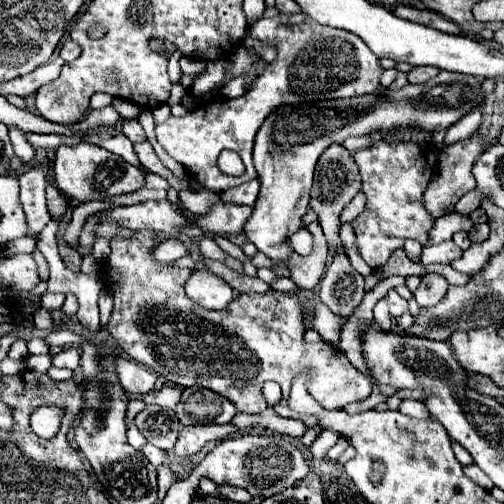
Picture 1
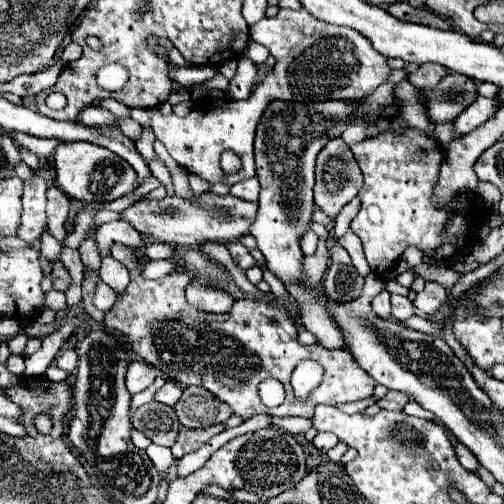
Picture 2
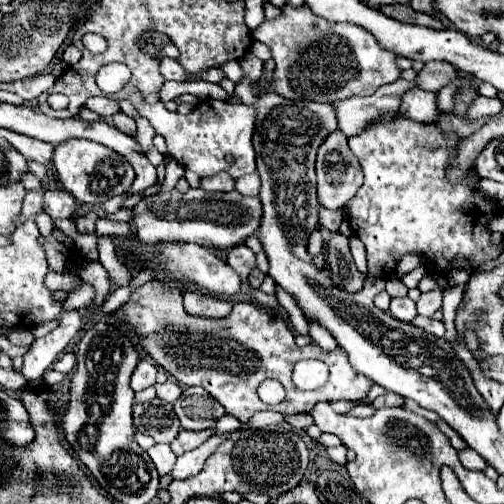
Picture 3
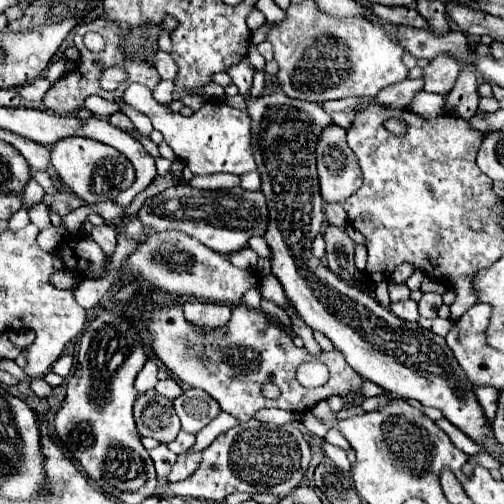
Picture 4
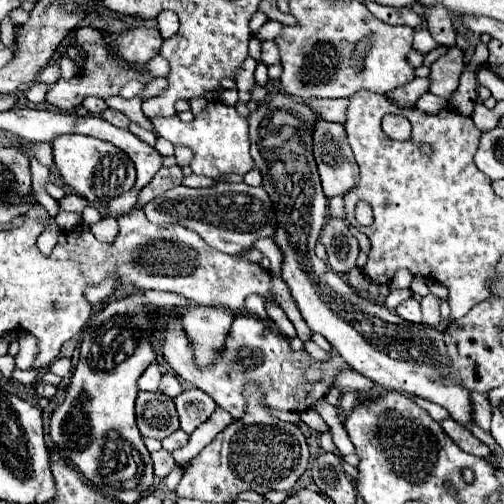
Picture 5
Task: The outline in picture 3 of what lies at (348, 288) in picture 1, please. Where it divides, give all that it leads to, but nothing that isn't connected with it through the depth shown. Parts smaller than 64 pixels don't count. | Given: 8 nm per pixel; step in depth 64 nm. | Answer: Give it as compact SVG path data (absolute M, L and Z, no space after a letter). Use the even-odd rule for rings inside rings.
M332 232L328 240L328 264L330 264L330 278L332 284L344 288L346 292L358 292L364 284L364 274L358 272L354 266L348 238L340 232Z

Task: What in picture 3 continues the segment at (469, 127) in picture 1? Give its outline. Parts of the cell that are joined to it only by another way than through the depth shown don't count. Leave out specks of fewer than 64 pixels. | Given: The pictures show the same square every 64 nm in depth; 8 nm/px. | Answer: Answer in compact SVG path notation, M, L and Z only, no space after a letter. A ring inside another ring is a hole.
M476 96L474 102L470 104L464 120L478 120L484 116L496 116L502 110L502 102L498 98L486 98L486 96Z

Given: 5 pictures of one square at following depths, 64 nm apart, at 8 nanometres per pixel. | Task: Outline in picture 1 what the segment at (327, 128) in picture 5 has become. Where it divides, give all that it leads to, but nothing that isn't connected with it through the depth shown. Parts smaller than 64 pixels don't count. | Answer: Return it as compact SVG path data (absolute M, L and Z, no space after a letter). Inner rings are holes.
M330 146L318 160L316 164L316 172L314 172L314 184L310 188L310 208L318 214L318 222L320 228L328 240L328 248L332 252L344 252L344 244L338 236L340 230L340 212L344 210L344 206L358 194L358 190L362 188L362 180L360 180L360 172L358 166L352 158L352 154L344 148L344 146Z

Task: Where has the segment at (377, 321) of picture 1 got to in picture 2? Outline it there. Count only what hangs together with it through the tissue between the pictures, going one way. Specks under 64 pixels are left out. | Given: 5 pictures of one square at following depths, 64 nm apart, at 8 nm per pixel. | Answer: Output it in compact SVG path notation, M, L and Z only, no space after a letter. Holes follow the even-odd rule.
M382 290L374 300L372 300L372 310L376 316L382 316L382 320L390 318L390 292Z

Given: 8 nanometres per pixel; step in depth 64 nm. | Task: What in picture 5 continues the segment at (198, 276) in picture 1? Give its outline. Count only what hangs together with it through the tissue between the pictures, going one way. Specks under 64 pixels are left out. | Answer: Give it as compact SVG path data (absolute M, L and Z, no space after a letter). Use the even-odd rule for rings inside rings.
M188 306L184 310L182 322L194 346L196 366L208 366L214 362L220 348L224 348L224 340L230 330L232 318L232 312L224 308Z

